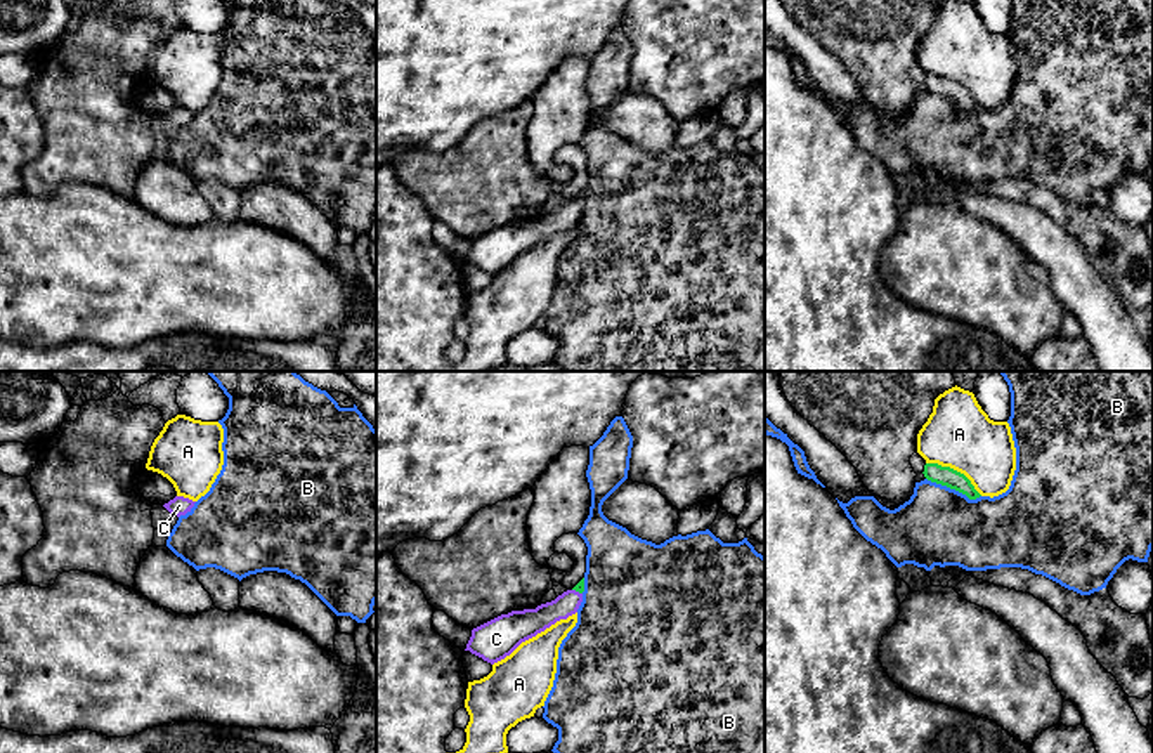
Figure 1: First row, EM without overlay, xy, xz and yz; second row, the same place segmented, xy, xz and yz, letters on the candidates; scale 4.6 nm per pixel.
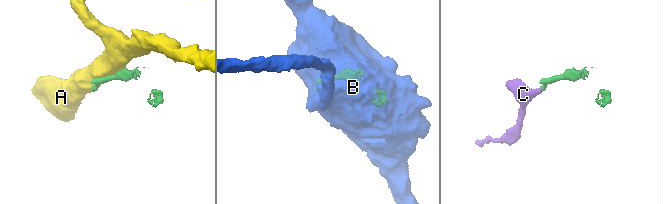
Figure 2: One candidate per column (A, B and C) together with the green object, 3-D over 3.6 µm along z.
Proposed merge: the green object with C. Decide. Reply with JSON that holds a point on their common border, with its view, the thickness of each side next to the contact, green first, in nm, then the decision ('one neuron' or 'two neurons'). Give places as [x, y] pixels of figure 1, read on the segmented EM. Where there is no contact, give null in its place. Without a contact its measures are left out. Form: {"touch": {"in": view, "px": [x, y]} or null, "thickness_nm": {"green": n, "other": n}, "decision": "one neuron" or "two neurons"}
{"touch": {"in": "xz", "px": [578, 590]}, "thickness_nm": {"green": 50, "other": 120}, "decision": "one neuron"}

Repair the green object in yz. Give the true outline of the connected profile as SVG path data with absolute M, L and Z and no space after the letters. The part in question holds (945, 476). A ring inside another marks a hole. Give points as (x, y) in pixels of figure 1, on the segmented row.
M926 463L922 474L928 481L955 489L966 494L969 500L976 500L981 496L964 474L950 467L941 467L938 463Z

